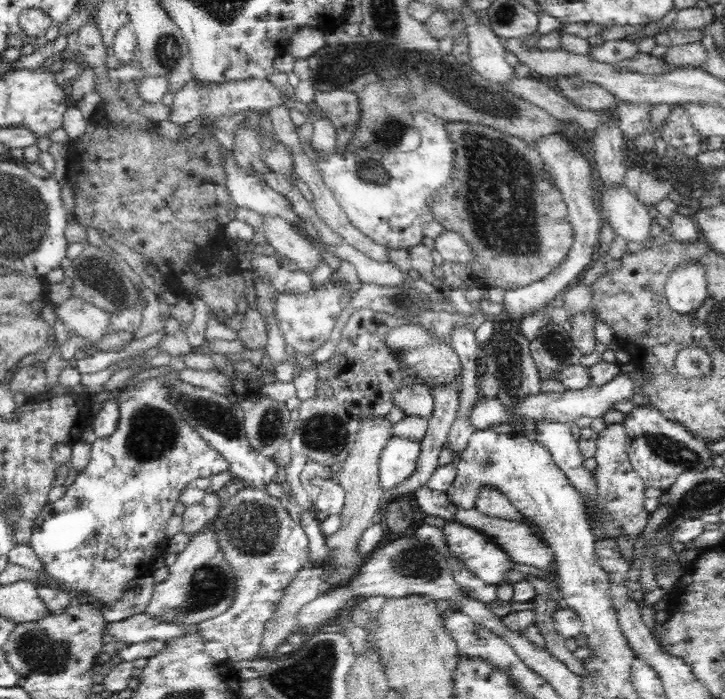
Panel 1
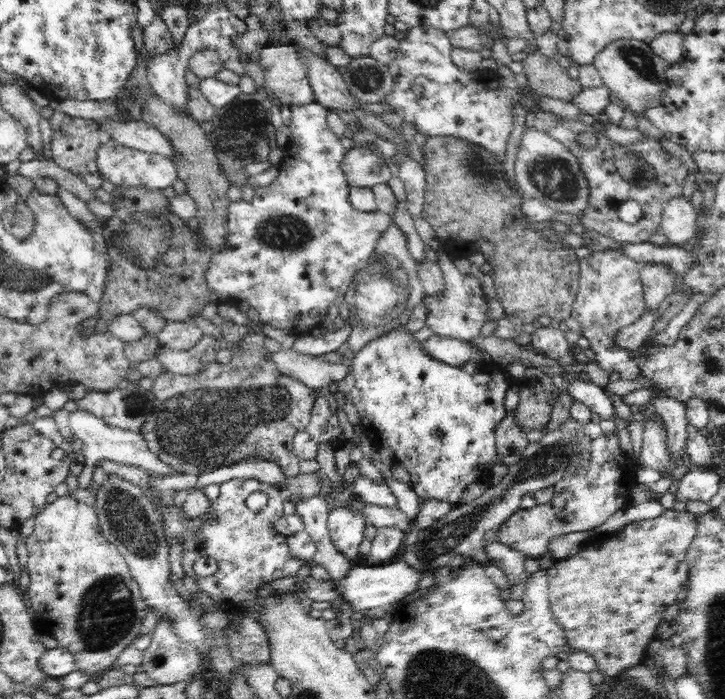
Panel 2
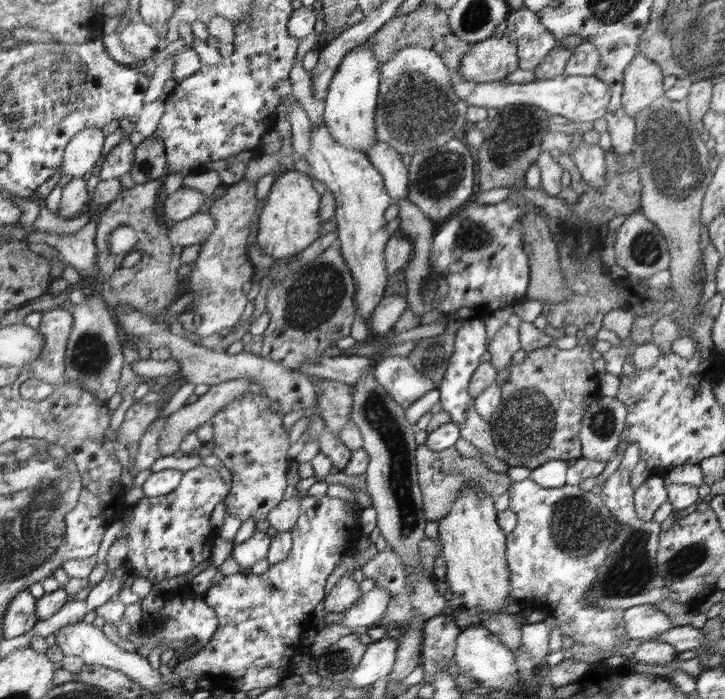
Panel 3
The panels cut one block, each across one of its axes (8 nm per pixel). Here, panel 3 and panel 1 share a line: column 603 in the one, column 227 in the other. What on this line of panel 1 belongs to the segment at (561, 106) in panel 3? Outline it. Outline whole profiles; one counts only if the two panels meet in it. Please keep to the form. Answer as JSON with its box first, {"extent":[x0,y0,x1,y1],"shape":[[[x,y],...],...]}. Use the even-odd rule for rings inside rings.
{"extent":[170,78,294,125],"shape":[[[192,78],[186,86],[175,92],[173,103],[170,105],[170,121],[174,124],[184,125],[186,122],[200,118],[218,118],[218,116],[232,116],[244,110],[269,111],[271,108],[286,105],[293,110],[294,100],[286,103],[280,91],[270,79],[250,79],[243,81],[230,81],[223,83],[200,83]]]}

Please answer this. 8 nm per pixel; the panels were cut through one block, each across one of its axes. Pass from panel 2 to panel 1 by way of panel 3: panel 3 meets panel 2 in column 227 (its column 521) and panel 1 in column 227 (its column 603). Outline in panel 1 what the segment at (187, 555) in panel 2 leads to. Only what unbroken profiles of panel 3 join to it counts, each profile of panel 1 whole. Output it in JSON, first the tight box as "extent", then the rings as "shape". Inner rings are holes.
{"extent":[197,486,309,662],"shape":[[[244,486],[221,502],[209,530],[213,531],[217,546],[221,549],[230,570],[233,571],[236,594],[232,604],[222,614],[215,616],[211,621],[200,622],[197,625],[197,632],[205,642],[215,641],[225,645],[229,662],[253,660],[257,658],[258,652],[261,652],[265,625],[275,614],[286,588],[304,568],[309,558],[309,540],[302,527],[301,523],[295,522],[290,517],[280,499],[271,496],[264,489]]]}

